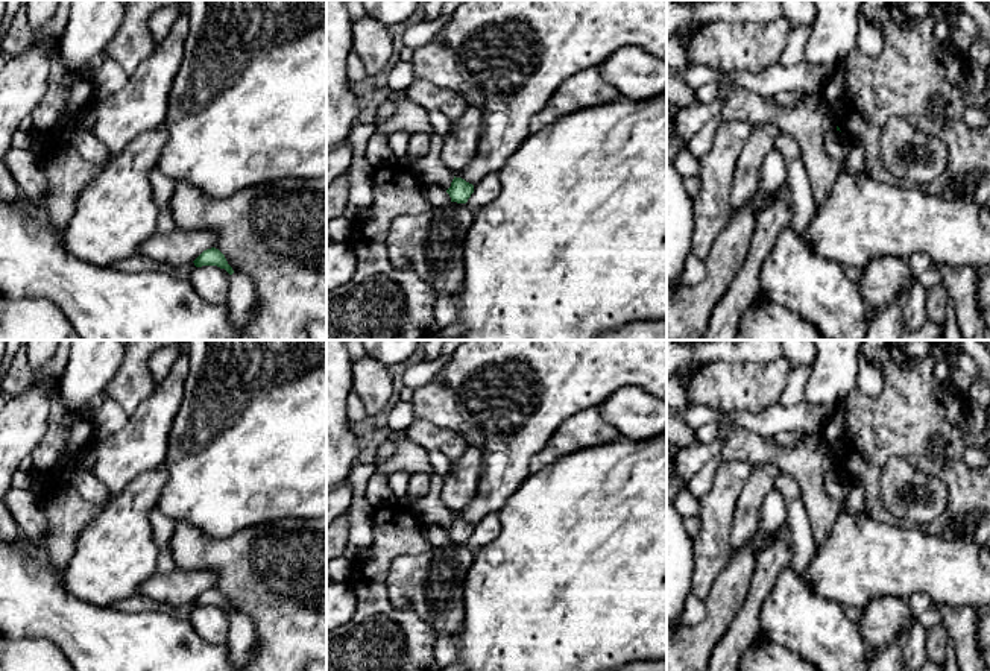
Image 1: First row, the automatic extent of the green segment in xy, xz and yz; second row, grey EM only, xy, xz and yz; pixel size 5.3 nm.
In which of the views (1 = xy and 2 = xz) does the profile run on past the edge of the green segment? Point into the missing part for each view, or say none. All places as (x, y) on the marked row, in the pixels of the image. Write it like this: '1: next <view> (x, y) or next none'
1: next none
2: next none

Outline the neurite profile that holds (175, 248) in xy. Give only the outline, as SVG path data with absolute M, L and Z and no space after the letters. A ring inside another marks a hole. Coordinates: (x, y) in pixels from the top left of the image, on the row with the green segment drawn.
M175 228L167 232L155 231L140 247L138 257L147 257L170 267L193 263L203 250L214 247L213 231L185 231Z

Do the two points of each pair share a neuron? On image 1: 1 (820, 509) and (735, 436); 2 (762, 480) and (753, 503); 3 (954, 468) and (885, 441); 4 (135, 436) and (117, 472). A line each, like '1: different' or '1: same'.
1: same
2: same
3: same
4: same

